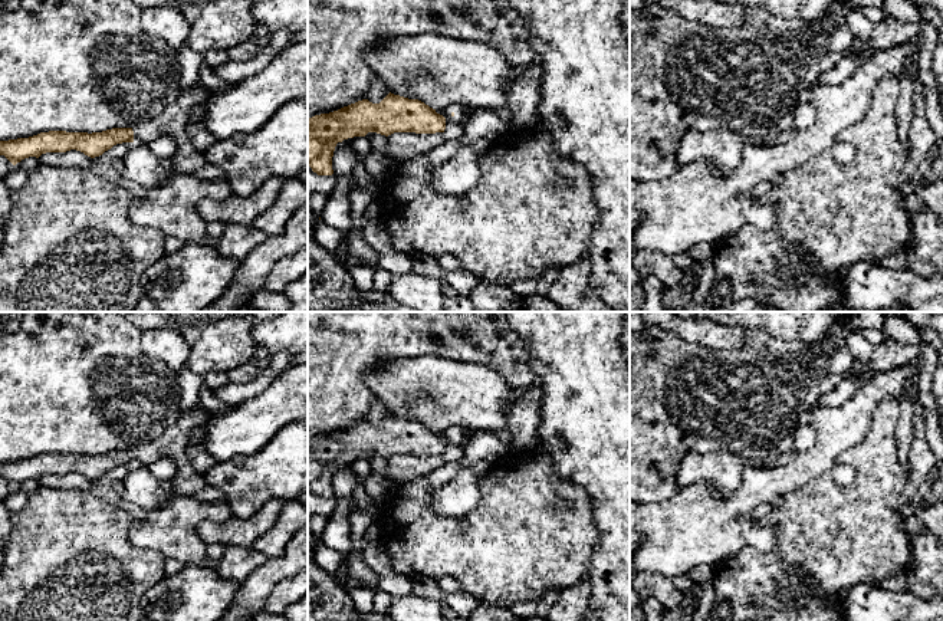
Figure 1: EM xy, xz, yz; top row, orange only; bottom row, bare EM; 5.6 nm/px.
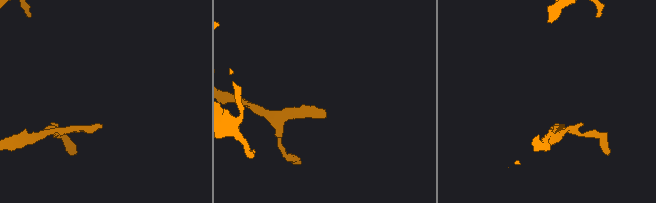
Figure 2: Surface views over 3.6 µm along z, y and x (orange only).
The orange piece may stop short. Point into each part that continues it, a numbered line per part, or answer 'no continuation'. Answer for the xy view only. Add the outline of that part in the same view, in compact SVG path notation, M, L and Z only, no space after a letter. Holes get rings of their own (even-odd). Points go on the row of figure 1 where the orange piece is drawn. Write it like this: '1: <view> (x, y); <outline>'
1: xy (173, 120); M203 82L175 93L174 102L170 104L155 118L137 125L134 131L134 142L150 144L161 135L171 135L177 142L177 152L171 160L172 170L178 174L194 174L208 162L204 155L197 152L187 137L187 124L191 109L206 102L208 91Z

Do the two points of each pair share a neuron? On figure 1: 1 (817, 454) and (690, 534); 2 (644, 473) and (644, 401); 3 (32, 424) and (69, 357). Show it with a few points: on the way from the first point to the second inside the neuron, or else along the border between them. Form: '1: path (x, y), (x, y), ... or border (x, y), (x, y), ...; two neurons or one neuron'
1: path (785, 479), (776, 483), (759, 485), (722, 522); one neuron
2: path (644, 456), (644, 419); one neuron
3: path (32, 407), (65, 374); one neuron

